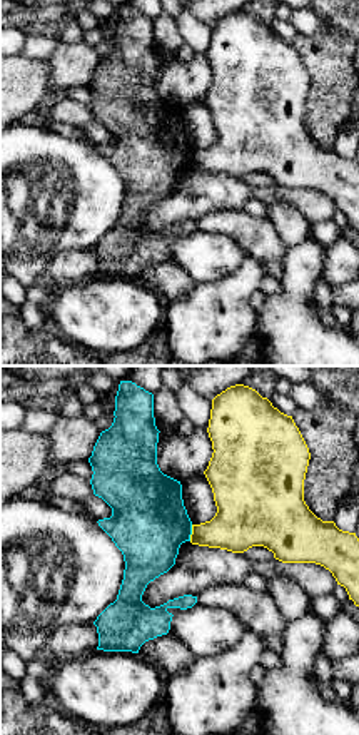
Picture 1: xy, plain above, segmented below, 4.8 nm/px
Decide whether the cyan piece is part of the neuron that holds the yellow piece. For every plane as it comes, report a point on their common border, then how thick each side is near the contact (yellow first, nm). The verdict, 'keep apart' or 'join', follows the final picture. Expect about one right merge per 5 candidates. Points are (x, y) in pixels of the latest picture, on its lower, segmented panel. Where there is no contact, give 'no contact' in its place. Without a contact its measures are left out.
meets yellow at (192, 533); 260 nm thick on the yellow side, 380 nm on the other

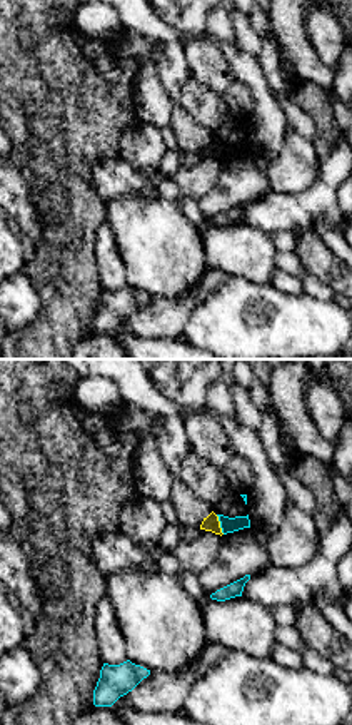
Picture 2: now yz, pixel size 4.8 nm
meets yellow at (219, 525); 80 nm thick on the yellow side, 80 nm on the other

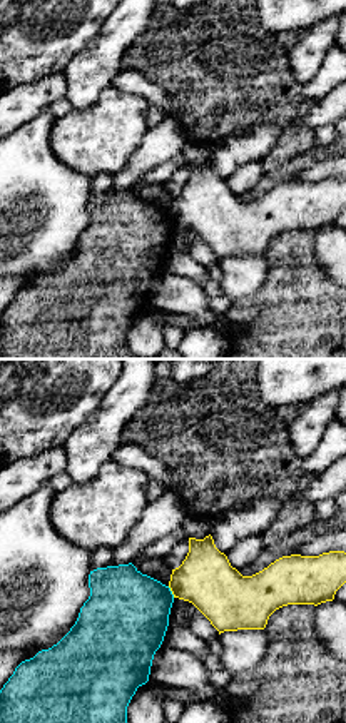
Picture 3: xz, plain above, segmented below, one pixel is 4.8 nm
meets yellow at (171, 590); 280 nm thick on the yellow side, 400 nm on the other

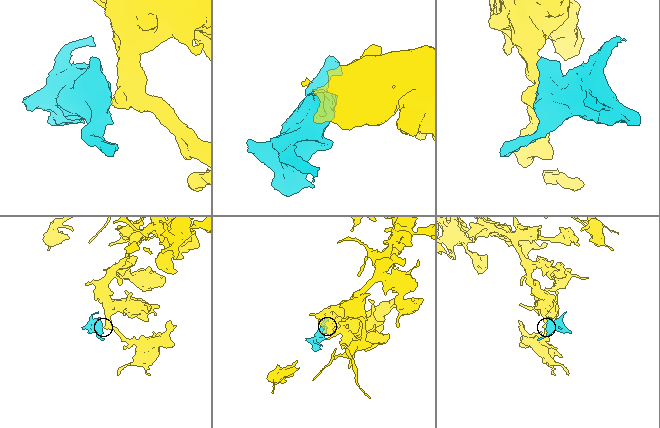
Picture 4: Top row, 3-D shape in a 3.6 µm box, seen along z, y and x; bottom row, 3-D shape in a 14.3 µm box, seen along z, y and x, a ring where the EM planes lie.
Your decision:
keep apart

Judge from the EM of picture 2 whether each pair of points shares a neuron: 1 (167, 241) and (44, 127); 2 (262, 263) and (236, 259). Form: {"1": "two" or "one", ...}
{"1": "two", "2": "one"}

